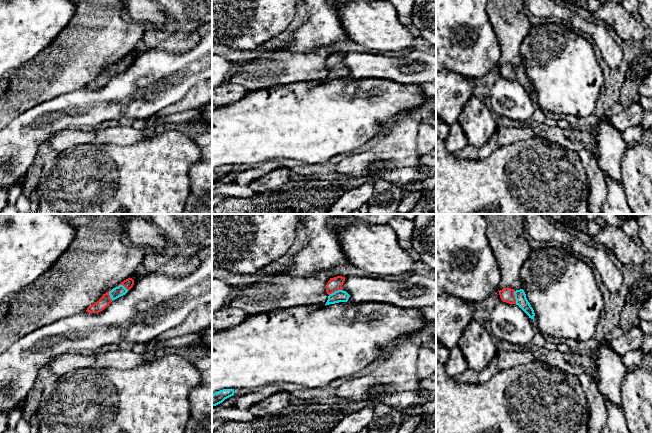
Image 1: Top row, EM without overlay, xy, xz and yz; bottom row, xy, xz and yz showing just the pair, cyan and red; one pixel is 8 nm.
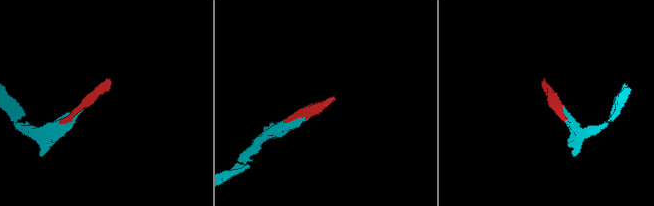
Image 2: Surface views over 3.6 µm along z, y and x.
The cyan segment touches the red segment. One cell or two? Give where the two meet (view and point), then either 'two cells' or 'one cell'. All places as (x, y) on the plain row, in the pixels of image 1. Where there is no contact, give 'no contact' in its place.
xz (335, 67) | one cell

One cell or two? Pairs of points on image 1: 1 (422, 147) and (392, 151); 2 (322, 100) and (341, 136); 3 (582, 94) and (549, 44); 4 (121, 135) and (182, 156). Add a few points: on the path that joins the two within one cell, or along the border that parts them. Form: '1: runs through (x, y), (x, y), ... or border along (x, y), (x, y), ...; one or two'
1: border along (419, 125), (417, 152), (420, 155); two
2: runs through (323, 109), (337, 123), (337, 127); one
3: runs through (570, 82), (562, 65), (554, 56); one
4: border along (157, 130), (149, 137), (134, 143), (117, 144); two

